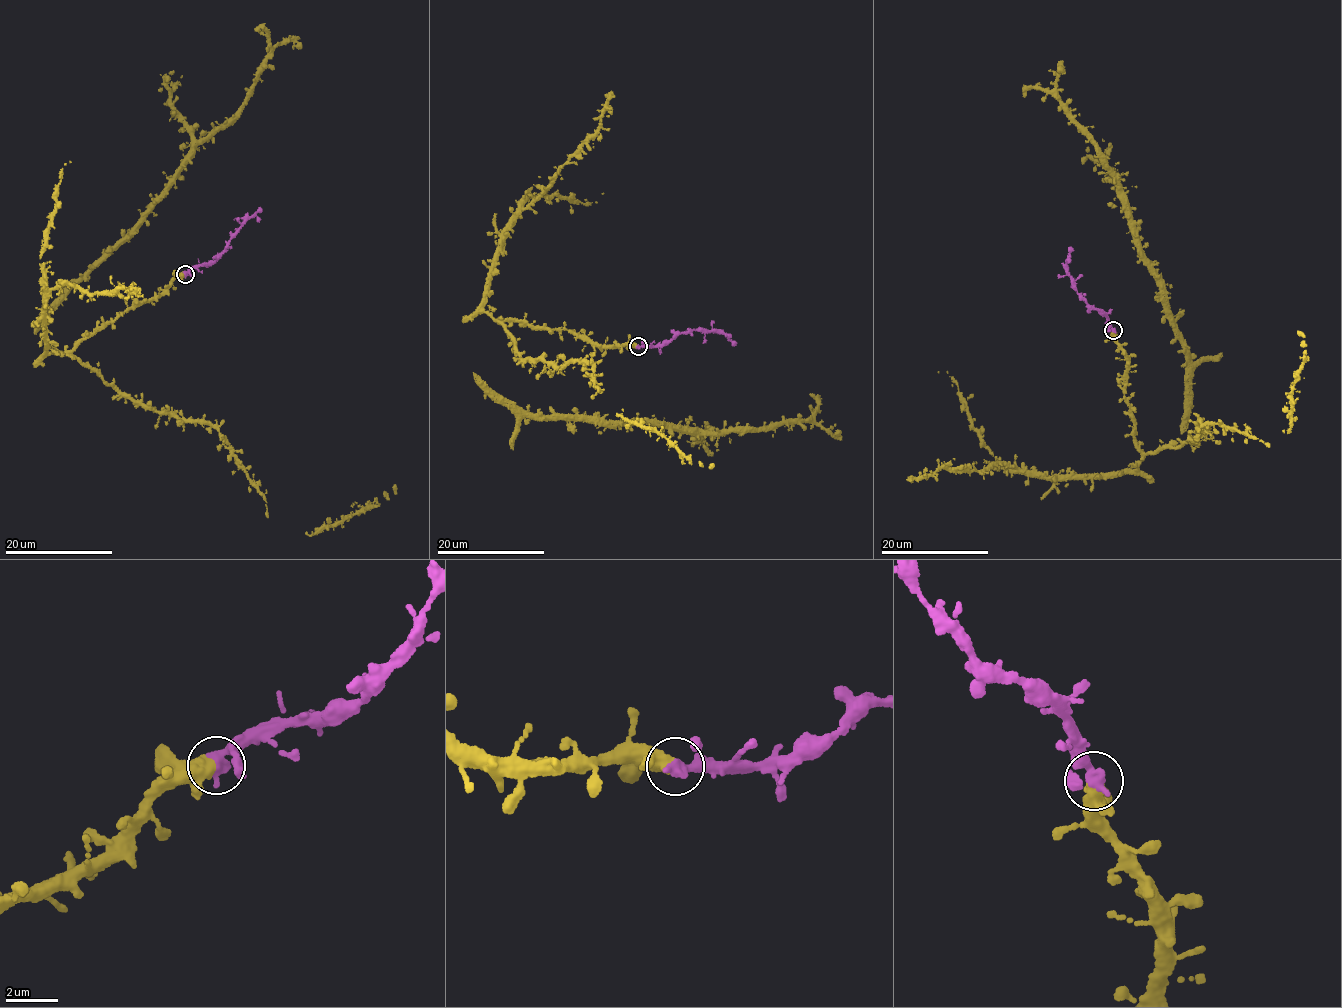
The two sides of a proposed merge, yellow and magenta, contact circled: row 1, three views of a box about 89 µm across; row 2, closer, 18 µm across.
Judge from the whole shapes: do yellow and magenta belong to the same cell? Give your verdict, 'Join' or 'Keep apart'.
Join

